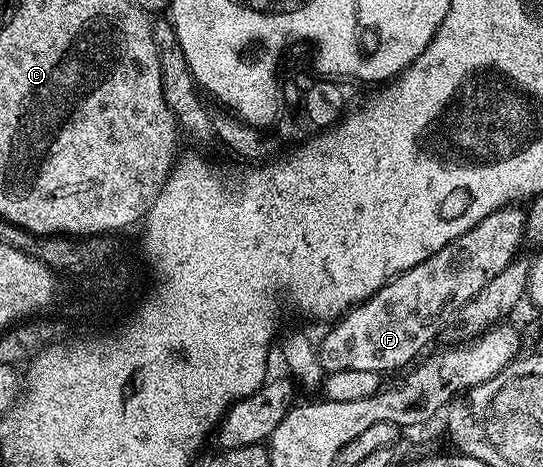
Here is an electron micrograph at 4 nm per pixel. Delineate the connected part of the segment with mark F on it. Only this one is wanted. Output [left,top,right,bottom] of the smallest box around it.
[319,207,526,375]

